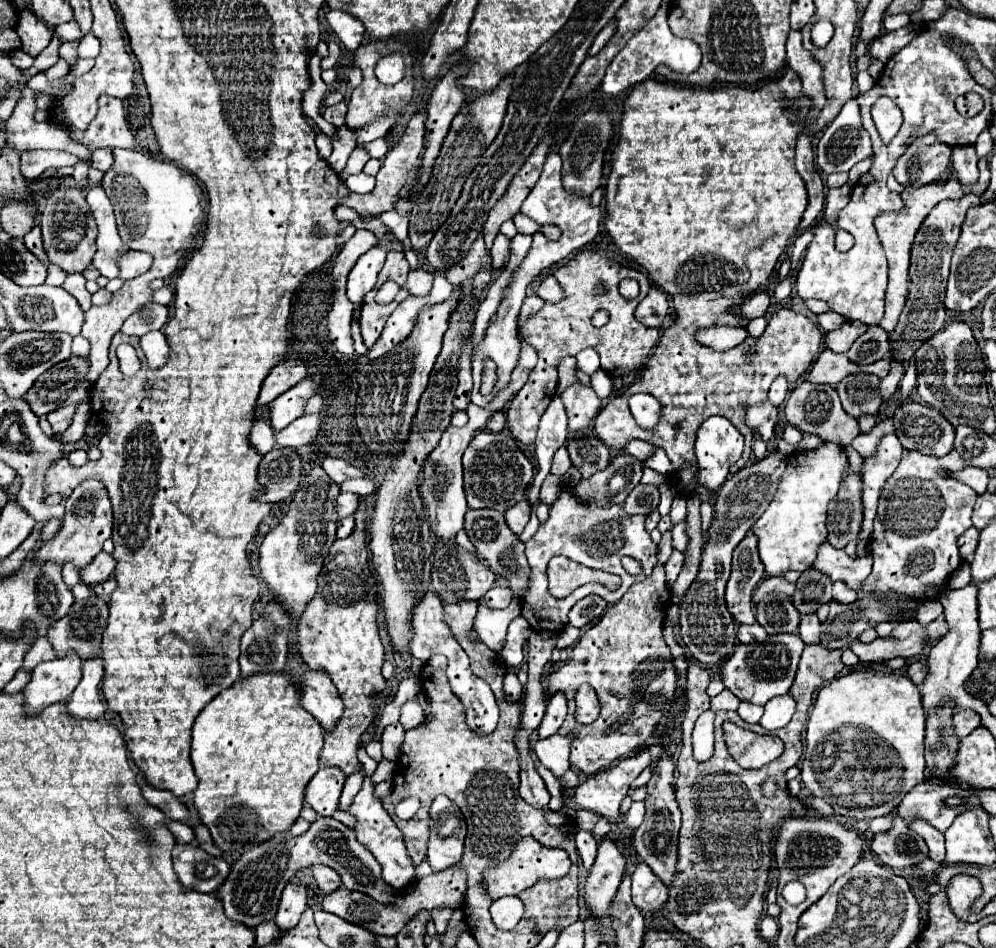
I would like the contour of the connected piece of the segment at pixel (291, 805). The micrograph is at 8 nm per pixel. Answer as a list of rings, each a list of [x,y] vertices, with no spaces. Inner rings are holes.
[[[251,674],[219,692],[195,718],[191,744],[191,760],[199,778],[199,786],[193,792],[195,808],[223,852],[245,852],[247,848],[271,838],[275,832],[289,830],[299,818],[305,784],[319,770],[317,758],[323,748],[325,732],[299,704],[299,696],[301,690],[291,674]]]

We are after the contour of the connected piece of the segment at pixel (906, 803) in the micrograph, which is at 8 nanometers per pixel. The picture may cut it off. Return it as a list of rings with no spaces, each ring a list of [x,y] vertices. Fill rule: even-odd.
[[[923,782],[915,786],[911,794],[903,796],[903,802],[897,810],[905,822],[925,820],[939,832],[945,832],[953,824],[955,816],[965,810],[965,806],[979,806],[979,796],[971,790]],[[947,800],[959,800],[959,804],[949,806]]]

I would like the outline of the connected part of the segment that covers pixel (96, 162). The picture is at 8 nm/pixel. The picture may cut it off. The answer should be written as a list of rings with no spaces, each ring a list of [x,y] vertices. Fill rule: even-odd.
[[[107,148],[95,150],[93,156],[91,156],[91,162],[93,162],[93,168],[97,168],[101,172],[107,172],[113,164],[113,150],[107,150]]]

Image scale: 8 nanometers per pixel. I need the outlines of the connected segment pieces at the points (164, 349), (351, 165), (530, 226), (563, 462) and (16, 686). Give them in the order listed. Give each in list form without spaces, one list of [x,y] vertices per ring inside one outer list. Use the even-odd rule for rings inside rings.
[[[151,332],[141,336],[141,348],[152,371],[162,368],[169,359],[169,344],[163,332]]]
[[[355,148],[355,150],[351,152],[351,156],[349,156],[347,168],[341,172],[341,178],[347,180],[347,176],[351,176],[351,174],[359,174],[359,172],[363,170],[363,166],[365,166],[365,162],[367,162],[369,158],[371,158],[371,156],[369,156],[367,152],[363,152],[361,148]]]
[[[517,214],[517,218],[515,218],[513,222],[515,222],[515,226],[517,226],[517,230],[519,230],[521,234],[535,234],[535,232],[539,230],[537,222],[531,220],[531,218],[525,216],[525,214]]]
[[[562,446],[557,450],[557,454],[555,454],[555,458],[553,458],[550,473],[557,476],[563,476],[569,468],[571,468],[571,462],[569,462],[569,456],[567,456],[565,446]]]
[[[21,668],[21,670],[15,674],[15,678],[3,688],[3,692],[7,692],[7,694],[15,694],[15,692],[19,692],[21,688],[25,688],[29,680],[31,680],[31,672],[25,670],[25,668]]]

